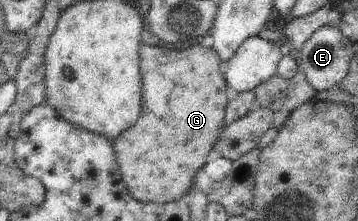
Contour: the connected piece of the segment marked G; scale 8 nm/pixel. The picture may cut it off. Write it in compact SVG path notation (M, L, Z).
M199 42L179 52L142 43L139 53L142 113L136 125L122 133L114 143L115 156L124 184L135 200L145 204L167 204L187 198L196 173L208 163L206 157L226 126L224 116L229 100L226 98L227 81L223 76L224 63L212 48L205 48Z

